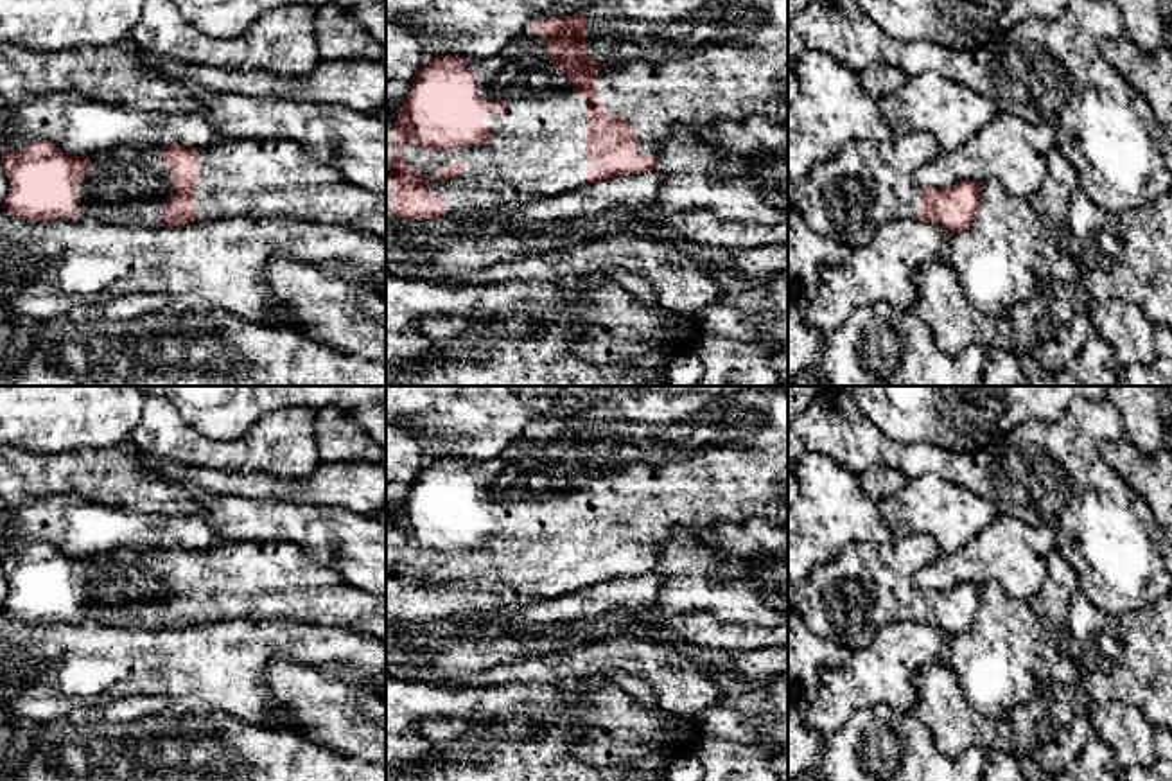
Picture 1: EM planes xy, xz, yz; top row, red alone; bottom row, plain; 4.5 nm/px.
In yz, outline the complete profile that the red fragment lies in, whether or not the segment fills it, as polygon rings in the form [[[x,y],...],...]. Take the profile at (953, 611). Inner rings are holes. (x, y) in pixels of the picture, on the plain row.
[[[926,533],[896,537],[888,546],[853,544],[795,587],[792,607],[813,634],[840,645],[847,654],[867,646],[894,621],[915,619],[939,627],[946,636],[962,634],[975,623],[980,585],[966,582],[942,591],[919,591],[912,582],[914,573],[940,553],[935,539]]]

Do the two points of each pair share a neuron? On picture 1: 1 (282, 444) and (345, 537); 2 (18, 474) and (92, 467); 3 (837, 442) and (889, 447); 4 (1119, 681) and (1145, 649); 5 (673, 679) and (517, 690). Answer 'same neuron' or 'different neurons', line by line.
1: different neurons
2: same neuron
3: same neuron
4: same neuron
5: different neurons

